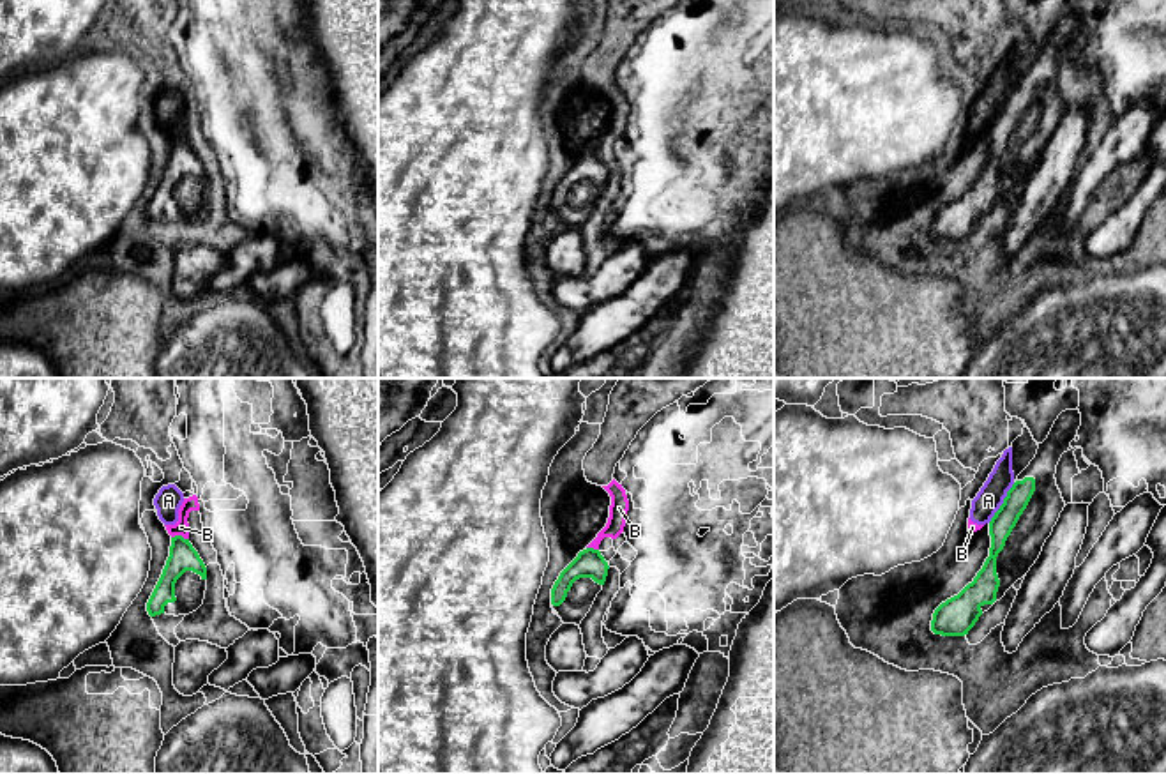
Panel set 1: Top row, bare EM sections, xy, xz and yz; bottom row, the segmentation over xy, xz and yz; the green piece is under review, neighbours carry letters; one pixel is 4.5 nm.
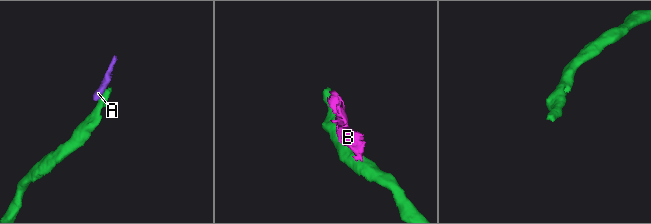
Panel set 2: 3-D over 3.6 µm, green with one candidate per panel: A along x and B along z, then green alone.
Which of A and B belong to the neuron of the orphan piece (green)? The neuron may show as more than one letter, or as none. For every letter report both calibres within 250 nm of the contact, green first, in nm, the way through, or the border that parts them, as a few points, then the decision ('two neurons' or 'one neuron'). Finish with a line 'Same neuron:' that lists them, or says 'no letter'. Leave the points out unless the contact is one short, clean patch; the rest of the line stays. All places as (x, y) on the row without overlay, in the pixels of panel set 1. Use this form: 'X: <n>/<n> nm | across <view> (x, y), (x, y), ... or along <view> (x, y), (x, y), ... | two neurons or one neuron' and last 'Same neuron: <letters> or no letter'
A: 110/120 nm | along yz (1014, 87), (988, 126) | two neurons
B: 130/70 nm | two neurons
Same neuron: no letter

